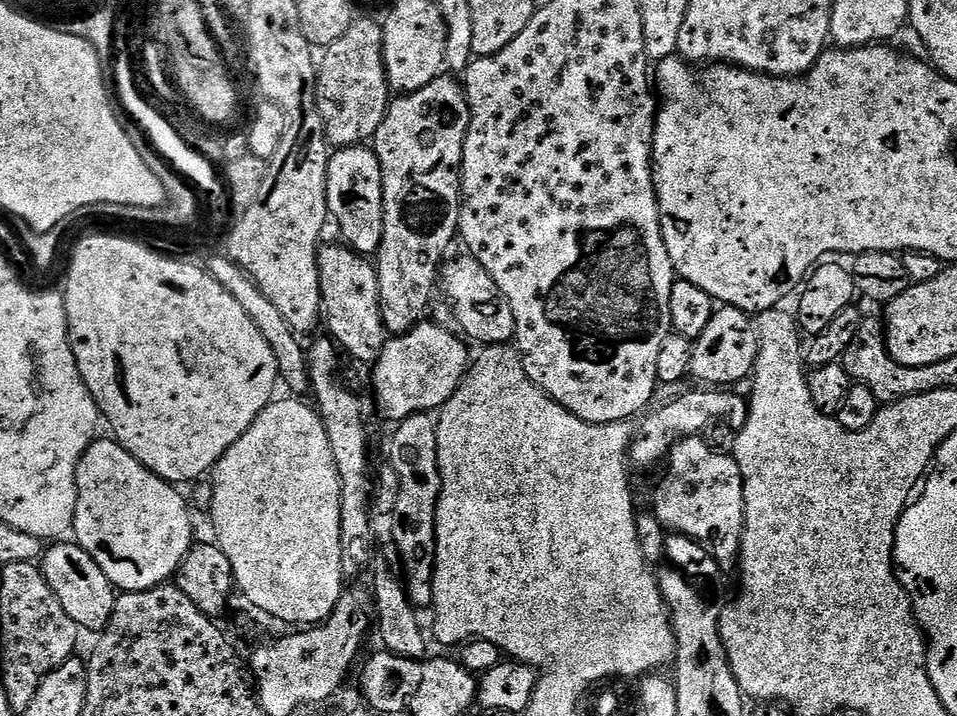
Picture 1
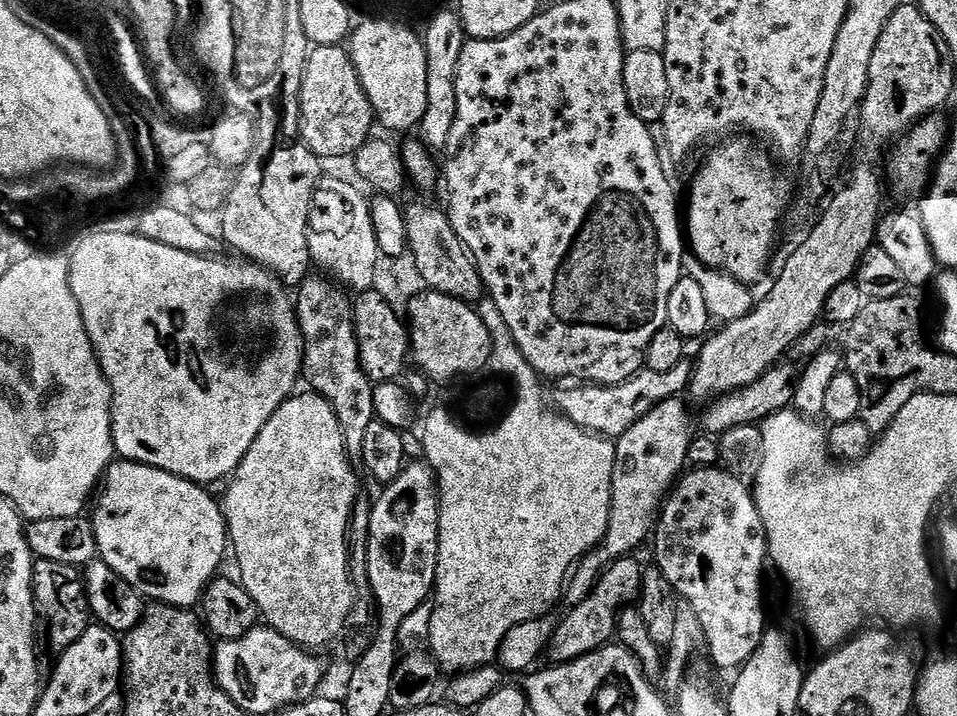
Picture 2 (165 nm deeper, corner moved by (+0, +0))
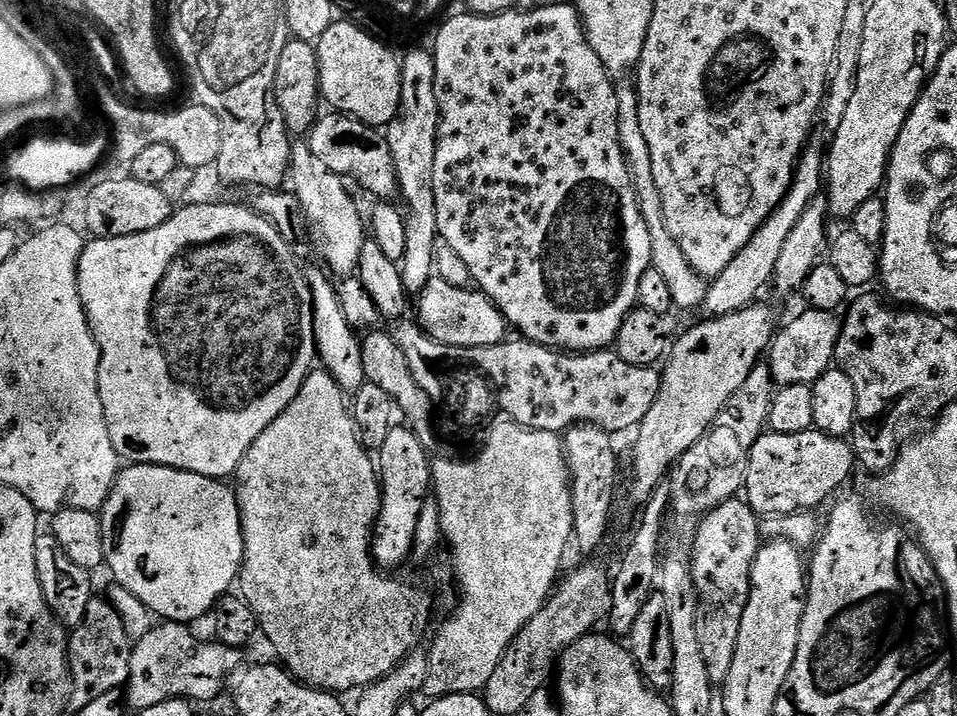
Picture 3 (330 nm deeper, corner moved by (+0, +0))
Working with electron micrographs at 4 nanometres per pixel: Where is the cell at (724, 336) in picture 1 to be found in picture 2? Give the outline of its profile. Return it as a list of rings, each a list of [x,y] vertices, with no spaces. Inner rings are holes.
[[[687,359],[678,362],[674,370],[666,370],[666,374],[658,374],[658,370],[644,368],[626,382],[621,384],[590,384],[576,382],[573,388],[560,388],[550,396],[555,411],[559,412],[574,426],[584,428],[609,438],[618,438],[638,422],[638,418],[646,418],[654,406],[667,400],[677,399],[680,391],[687,389],[692,383],[693,365]]]

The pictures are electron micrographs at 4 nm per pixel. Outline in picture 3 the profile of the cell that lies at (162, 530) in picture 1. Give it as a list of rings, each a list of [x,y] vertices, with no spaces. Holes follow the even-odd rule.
[[[128,464],[121,467],[115,484],[112,485],[112,493],[108,495],[108,501],[104,503],[100,525],[104,535],[104,555],[106,557],[107,571],[112,571],[111,579],[121,584],[126,590],[132,591],[145,603],[145,606],[157,617],[174,624],[191,625],[192,620],[200,620],[204,615],[211,613],[217,607],[218,601],[229,591],[232,583],[237,583],[244,567],[244,531],[240,525],[240,503],[236,501],[235,491],[227,488],[227,483],[212,480],[209,476],[194,474],[177,468],[167,468],[157,464]]]

